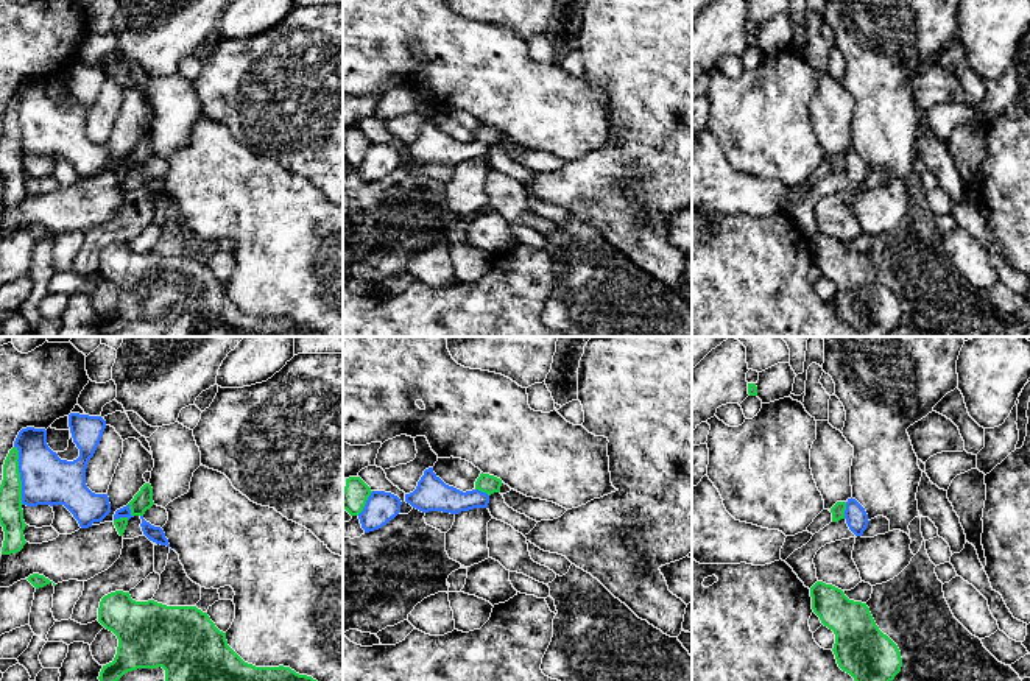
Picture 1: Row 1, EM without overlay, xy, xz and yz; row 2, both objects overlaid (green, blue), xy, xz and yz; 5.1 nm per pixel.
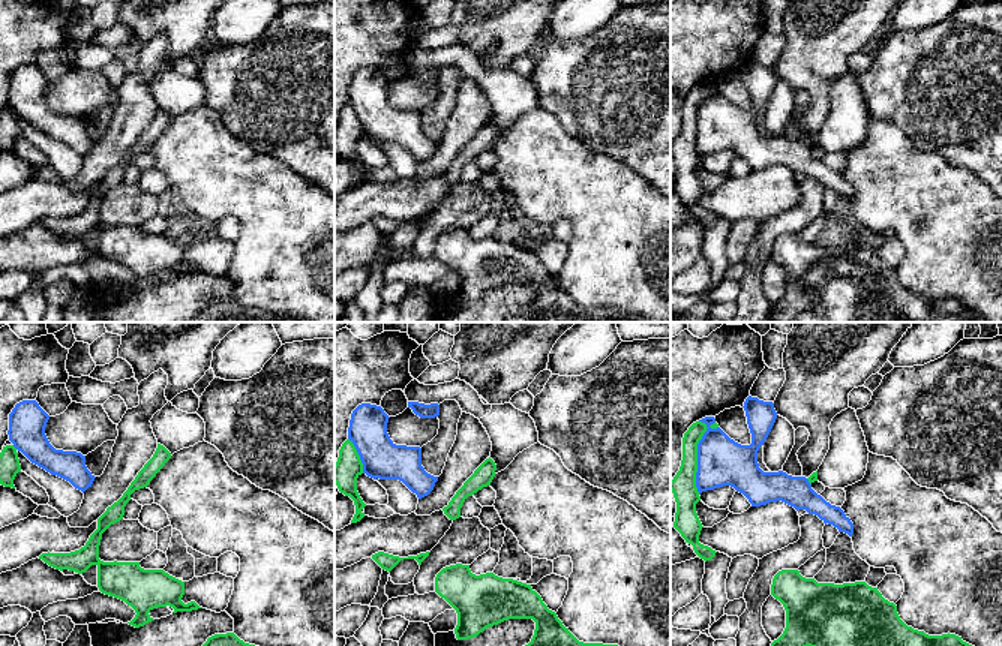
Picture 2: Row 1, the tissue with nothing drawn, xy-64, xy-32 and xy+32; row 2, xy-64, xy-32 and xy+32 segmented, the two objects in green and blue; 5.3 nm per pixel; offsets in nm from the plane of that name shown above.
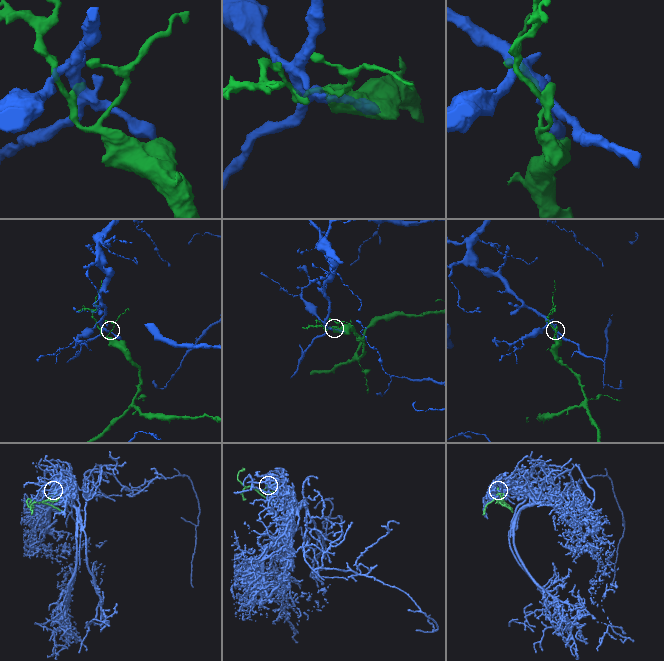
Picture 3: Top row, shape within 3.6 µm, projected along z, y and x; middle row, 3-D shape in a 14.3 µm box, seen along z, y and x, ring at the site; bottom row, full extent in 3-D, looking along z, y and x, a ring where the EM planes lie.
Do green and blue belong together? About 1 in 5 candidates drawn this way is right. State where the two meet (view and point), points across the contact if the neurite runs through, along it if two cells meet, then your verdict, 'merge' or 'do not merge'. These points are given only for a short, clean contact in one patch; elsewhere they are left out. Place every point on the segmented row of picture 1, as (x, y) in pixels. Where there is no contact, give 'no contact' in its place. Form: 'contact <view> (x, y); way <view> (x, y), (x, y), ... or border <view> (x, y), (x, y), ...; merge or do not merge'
contact xy (19, 476); do not merge

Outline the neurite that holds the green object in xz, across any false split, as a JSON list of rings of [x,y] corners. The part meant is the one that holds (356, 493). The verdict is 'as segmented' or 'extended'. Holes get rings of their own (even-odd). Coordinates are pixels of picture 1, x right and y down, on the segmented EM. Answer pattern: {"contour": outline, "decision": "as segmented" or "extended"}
{"contour": [[[360,477],[346,478],[346,486],[343,489],[343,510],[351,516],[358,516],[371,492],[371,488]]], "decision": "as segmented"}

